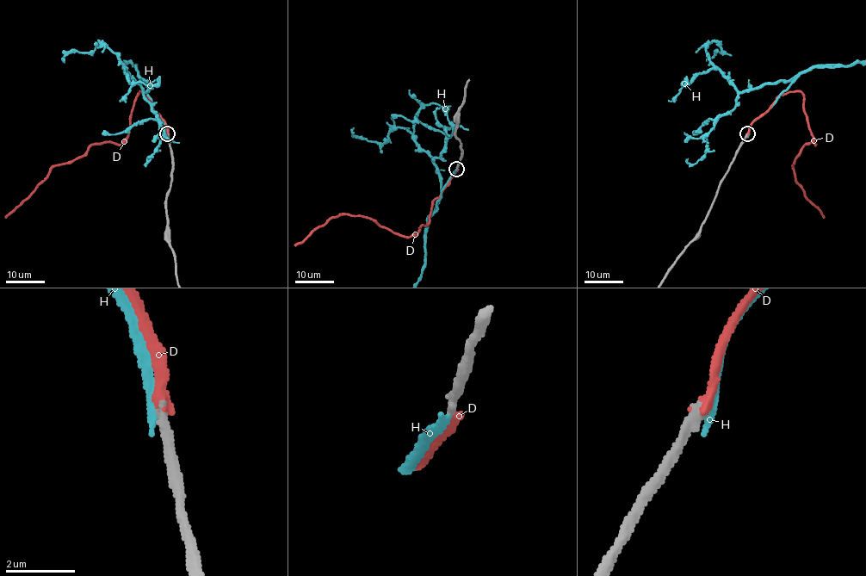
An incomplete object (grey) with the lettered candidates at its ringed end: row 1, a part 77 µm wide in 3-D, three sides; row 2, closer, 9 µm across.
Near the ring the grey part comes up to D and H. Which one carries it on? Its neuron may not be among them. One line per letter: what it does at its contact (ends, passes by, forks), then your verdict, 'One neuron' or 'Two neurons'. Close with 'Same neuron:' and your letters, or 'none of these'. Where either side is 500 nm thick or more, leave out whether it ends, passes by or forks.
D: It ends there. One neuron
H: It ends there. Two neurons
Same neuron: D

